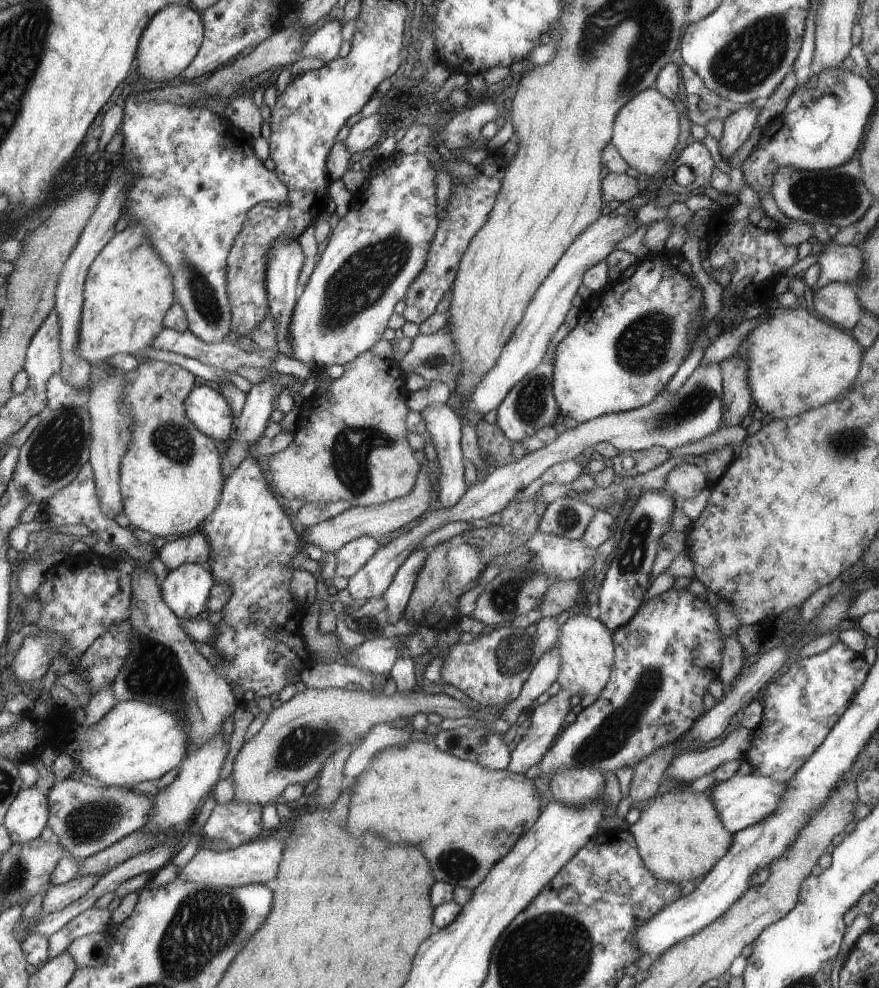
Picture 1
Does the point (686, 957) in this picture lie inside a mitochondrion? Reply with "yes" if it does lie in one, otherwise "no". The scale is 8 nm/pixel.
no

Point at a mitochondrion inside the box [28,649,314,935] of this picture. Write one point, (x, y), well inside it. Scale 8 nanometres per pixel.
(91, 820)

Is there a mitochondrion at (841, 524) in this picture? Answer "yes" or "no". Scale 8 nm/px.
no

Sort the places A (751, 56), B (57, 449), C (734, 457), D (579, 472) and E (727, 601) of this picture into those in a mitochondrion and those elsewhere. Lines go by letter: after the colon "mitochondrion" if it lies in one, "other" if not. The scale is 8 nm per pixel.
A: mitochondrion
B: mitochondrion
C: other
D: other
E: other

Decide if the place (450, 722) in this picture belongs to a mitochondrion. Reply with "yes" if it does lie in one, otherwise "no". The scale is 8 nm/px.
no

